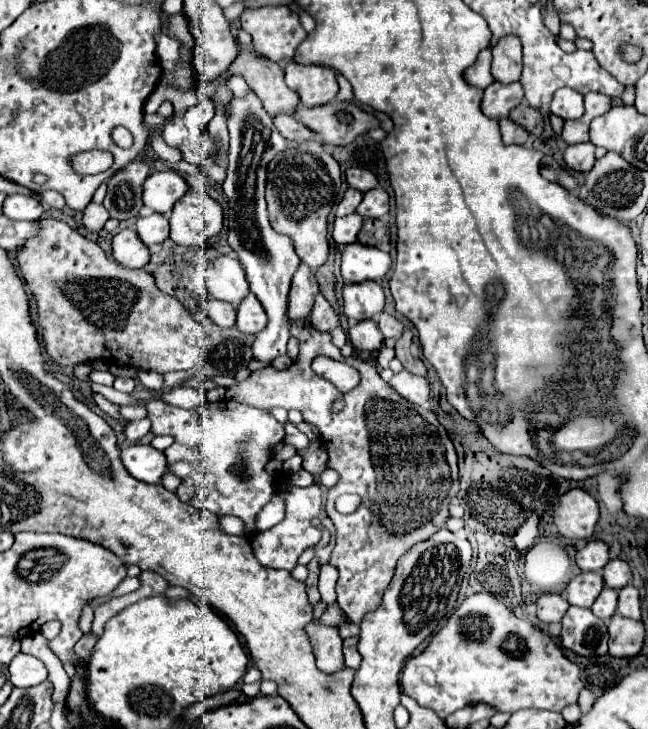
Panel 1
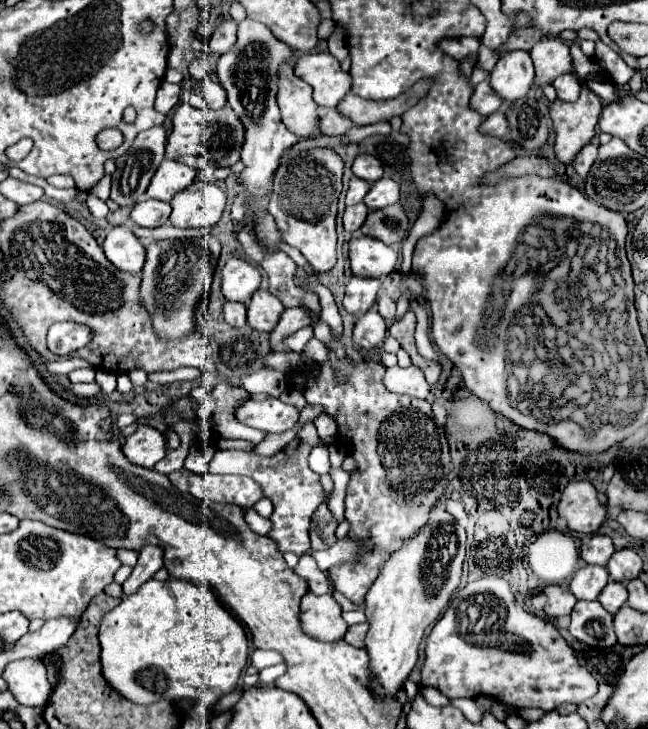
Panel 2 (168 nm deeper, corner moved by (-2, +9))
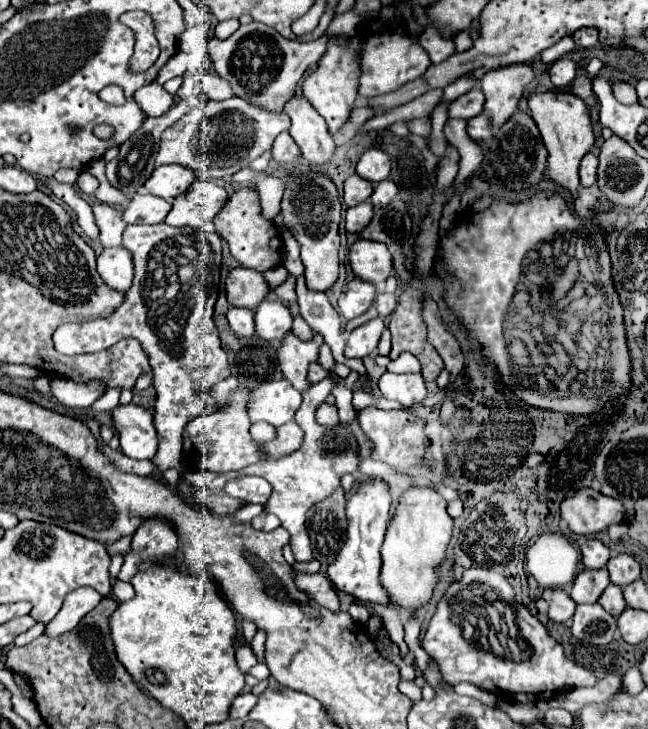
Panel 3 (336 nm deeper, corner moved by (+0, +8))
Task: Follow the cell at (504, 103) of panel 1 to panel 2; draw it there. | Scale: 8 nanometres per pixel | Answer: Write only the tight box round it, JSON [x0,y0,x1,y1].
[470,81,502,117]

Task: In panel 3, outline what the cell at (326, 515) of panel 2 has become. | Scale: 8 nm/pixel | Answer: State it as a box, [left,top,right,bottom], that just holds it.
[306,488,348,568]

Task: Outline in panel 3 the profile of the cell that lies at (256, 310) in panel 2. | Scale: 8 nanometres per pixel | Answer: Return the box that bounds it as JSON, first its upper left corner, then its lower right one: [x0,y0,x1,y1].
[254,300,292,340]

